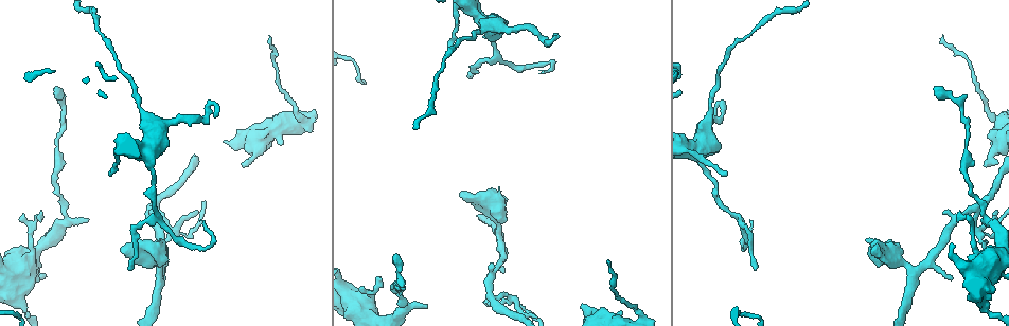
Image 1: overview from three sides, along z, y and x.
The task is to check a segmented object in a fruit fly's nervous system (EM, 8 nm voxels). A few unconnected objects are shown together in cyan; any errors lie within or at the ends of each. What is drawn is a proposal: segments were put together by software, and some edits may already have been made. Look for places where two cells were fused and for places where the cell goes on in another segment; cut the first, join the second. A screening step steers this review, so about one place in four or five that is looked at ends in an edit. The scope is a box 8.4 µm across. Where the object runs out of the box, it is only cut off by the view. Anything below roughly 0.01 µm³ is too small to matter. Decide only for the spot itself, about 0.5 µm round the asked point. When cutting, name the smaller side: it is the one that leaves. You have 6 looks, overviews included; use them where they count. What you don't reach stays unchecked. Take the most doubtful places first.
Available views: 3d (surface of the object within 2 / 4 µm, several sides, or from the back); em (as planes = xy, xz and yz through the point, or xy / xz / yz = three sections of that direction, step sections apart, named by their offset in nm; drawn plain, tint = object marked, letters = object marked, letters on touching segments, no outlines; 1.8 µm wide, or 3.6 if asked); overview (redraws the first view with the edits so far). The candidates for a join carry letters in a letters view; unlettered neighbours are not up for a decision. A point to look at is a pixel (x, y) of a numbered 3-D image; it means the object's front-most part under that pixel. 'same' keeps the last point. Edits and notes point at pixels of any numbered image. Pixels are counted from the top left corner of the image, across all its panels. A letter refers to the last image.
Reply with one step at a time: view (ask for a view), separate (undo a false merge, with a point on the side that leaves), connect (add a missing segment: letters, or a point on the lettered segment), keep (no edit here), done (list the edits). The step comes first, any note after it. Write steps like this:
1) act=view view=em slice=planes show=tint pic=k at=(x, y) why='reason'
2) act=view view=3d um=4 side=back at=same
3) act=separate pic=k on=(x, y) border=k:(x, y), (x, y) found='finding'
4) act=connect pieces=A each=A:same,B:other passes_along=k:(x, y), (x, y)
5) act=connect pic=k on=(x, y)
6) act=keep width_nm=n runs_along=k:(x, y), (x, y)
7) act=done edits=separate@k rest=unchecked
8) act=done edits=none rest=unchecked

act=view view=3d um=2 side=back pic=1 at=(149, 208) why='sharp bend'

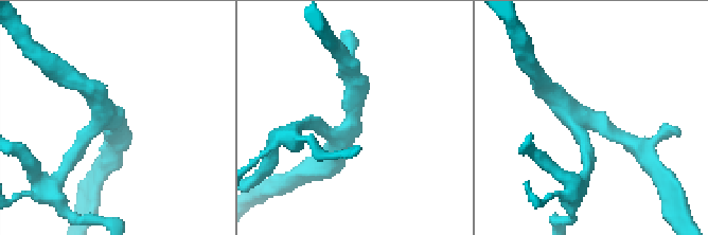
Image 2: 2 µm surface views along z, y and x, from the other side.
act=view view=em slice=planes show=plain pic=2 at=(595, 125) arms=3 why='now the EM'

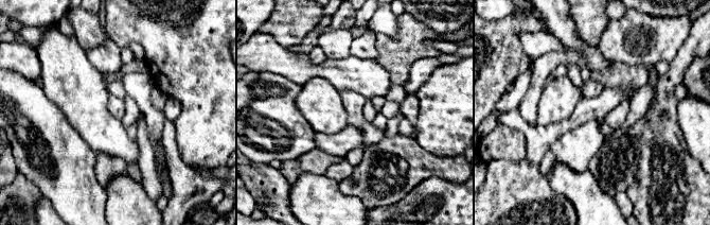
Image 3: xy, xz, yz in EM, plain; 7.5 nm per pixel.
act=view view=em slice=planes show=letters at=same

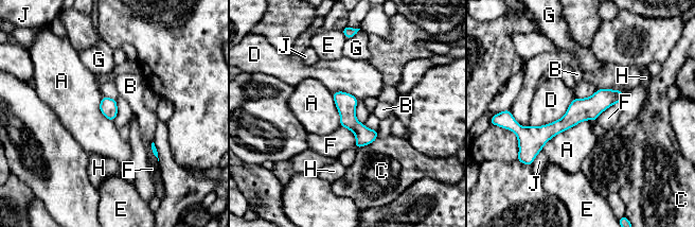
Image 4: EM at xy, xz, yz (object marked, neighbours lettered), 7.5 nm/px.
act=keep width_nm=130 each=A:other,B:other,C:other,D:other,E:other,F:other,G:other,H:other,J:other border=4:(593, 120), (557, 133), (541, 149) found='one cell here'

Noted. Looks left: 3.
act=view view=em slice=xy step=8 show=tint pic=1 at=(583, 305)

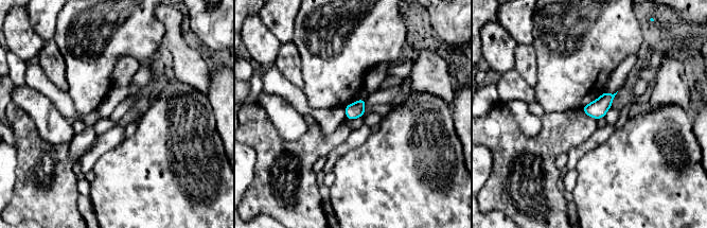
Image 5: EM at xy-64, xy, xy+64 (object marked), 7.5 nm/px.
act=view view=em slice=yz step=8 show=letters at=same why='another direction'

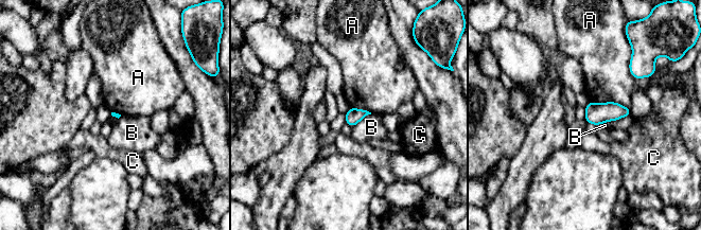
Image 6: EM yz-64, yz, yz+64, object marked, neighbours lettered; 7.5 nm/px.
act=keep each=A:other,B:other,C:other border=6:(589, 101), (616, 102), (630, 109) found='none of them fits'

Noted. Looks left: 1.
act=view view=em slice=planes show=letters pic=1 at=(270, 37) why='tapers out'

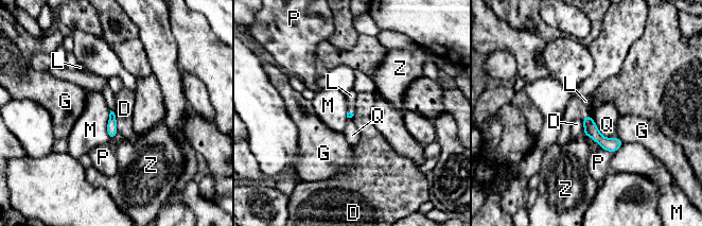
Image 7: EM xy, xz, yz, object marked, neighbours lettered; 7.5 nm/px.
act=connect pieces=L each=D:other,G:other,L:same,M:other,P:other,Q:other,Z:other passes_along=7:(591, 128), (584, 118), (578, 107) found='it goes on there'

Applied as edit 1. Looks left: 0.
act=done edits=connect@7 rest=unchecked

